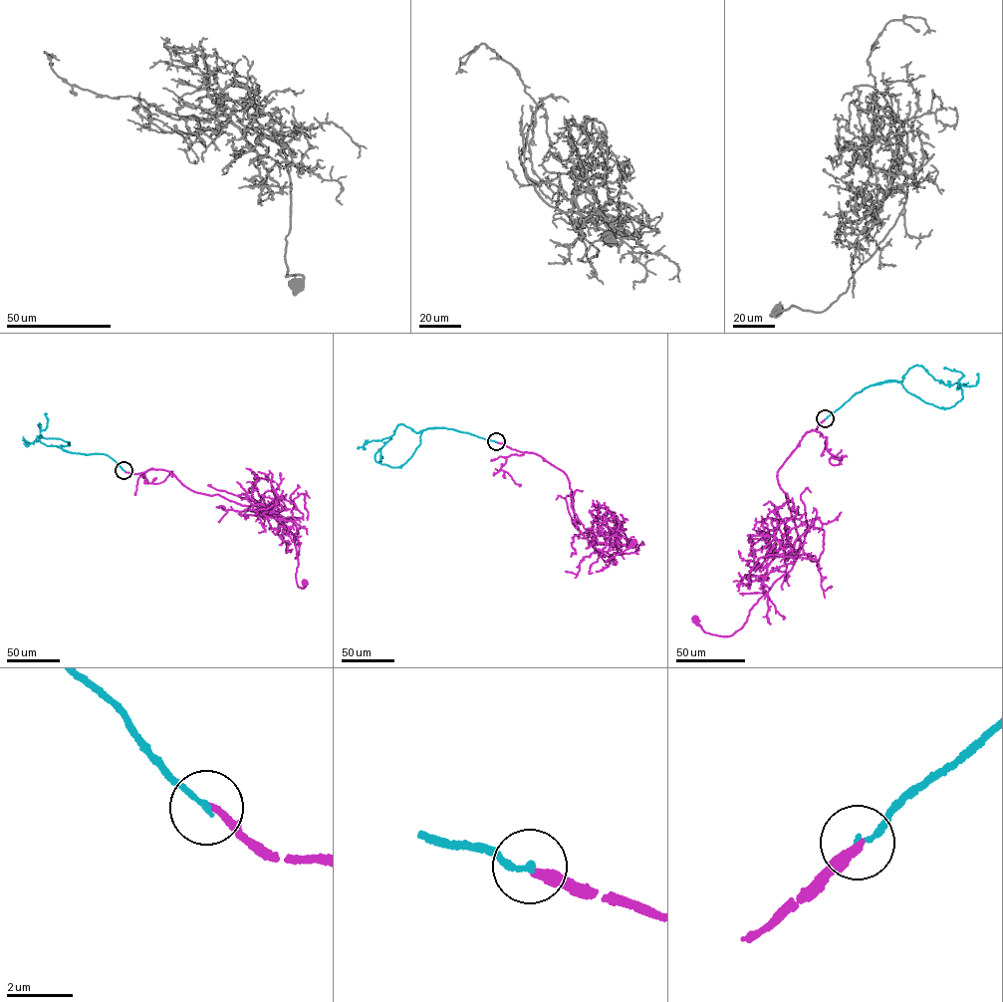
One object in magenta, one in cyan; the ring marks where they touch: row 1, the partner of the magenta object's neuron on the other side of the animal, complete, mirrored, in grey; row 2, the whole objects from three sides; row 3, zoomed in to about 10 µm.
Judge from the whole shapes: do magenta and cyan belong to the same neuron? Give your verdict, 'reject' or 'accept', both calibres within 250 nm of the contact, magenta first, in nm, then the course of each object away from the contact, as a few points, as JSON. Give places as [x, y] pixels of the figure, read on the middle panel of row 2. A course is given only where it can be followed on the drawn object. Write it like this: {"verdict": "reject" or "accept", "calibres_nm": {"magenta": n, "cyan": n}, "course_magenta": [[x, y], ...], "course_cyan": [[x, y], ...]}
{"verdict": "reject", "calibres_nm": {"magenta": 220, "cyan": 160}, "course_magenta": [[496, 441], [535, 454], [564, 472], [572, 492], [576, 524], [597, 550], [612, 556], [606, 562], [633, 541]], "course_cyan": [[496, 441], [451, 428], [428, 427], [401, 466], [376, 462], [376, 454], [380, 451], [379, 461], [382, 458]]}

